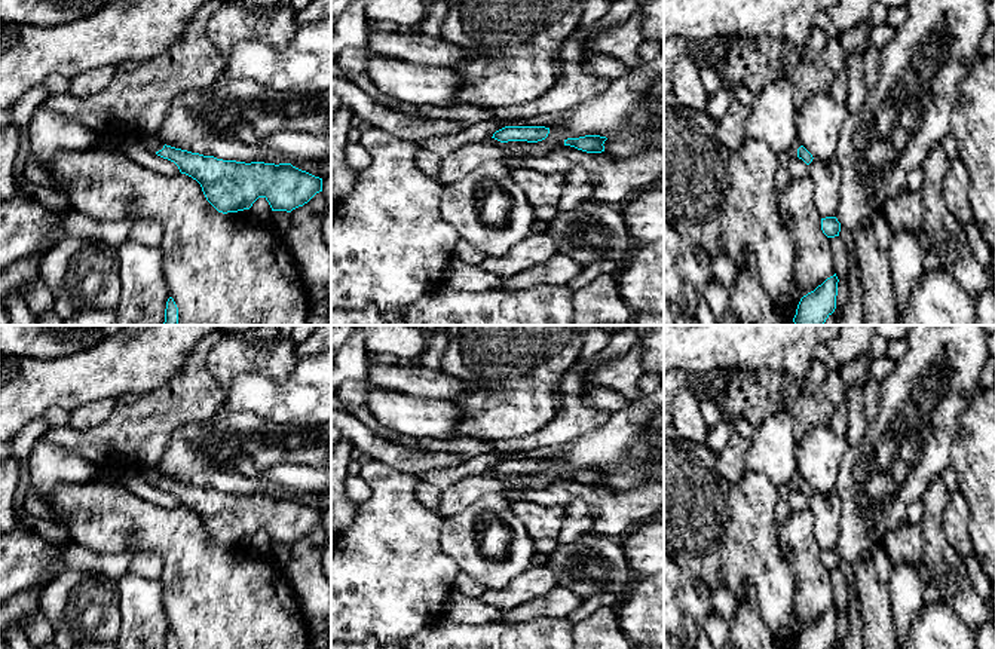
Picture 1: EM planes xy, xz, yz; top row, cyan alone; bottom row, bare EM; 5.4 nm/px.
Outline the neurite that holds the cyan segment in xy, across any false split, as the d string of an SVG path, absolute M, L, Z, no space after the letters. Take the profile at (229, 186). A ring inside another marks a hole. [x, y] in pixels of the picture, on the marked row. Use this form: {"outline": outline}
{"outline": "M134 132L132 138L140 141L150 151L174 162L181 174L196 180L206 200L223 214L249 209L258 198L264 198L272 211L287 211L303 206L316 193L322 192L322 178L301 171L291 163L236 162L223 160L214 156L203 156L187 150L175 149L154 138L154 132Z"}

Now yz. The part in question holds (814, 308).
{"outline": "M835 273L814 291L803 296L797 304L793 322L796 325L824 325L826 319L836 309L838 282L839 279Z"}

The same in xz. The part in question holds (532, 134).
{"outline": "M505 126L493 134L492 138L508 143L508 141L527 141L538 143L548 137L549 128L545 126Z"}

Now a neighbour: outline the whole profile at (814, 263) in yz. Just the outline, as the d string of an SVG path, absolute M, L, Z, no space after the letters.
M809 175L790 177L784 192L778 196L780 206L790 215L792 221L786 226L796 248L795 282L800 296L806 296L835 275L835 257L830 248L830 238L821 230L821 215L814 203L815 186Z

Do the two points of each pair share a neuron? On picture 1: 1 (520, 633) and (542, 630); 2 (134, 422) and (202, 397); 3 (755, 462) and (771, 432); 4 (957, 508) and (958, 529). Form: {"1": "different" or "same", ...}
{"1": "same", "2": "same", "3": "same", "4": "same"}

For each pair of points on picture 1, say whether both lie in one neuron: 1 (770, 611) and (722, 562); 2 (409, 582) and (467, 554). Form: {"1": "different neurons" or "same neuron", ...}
{"1": "same neuron", "2": "different neurons"}

